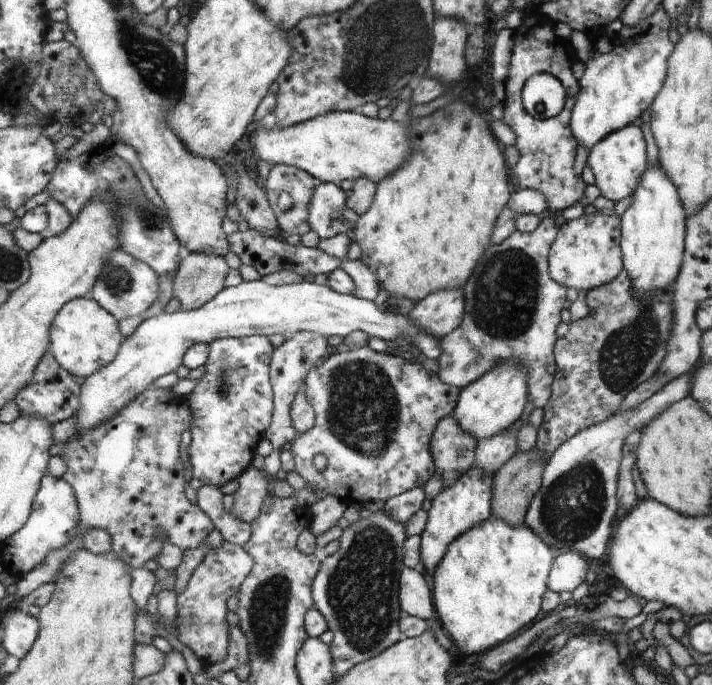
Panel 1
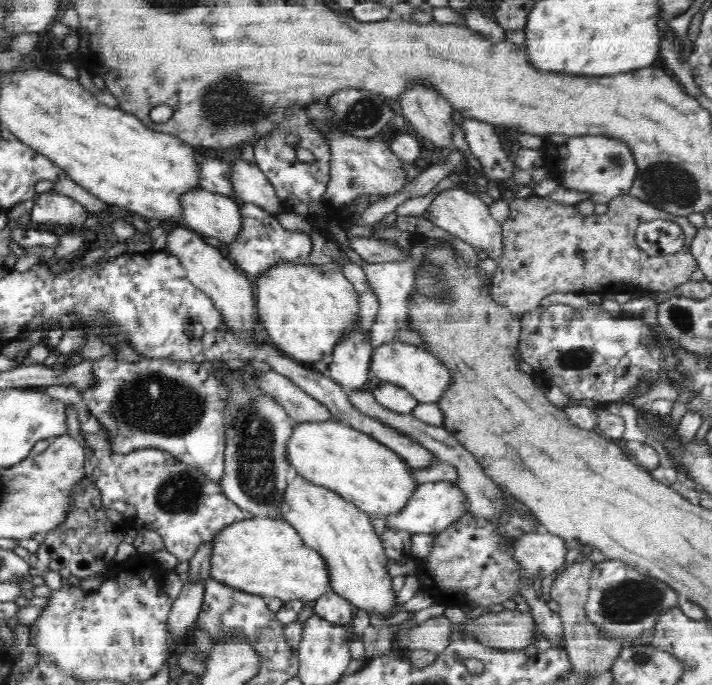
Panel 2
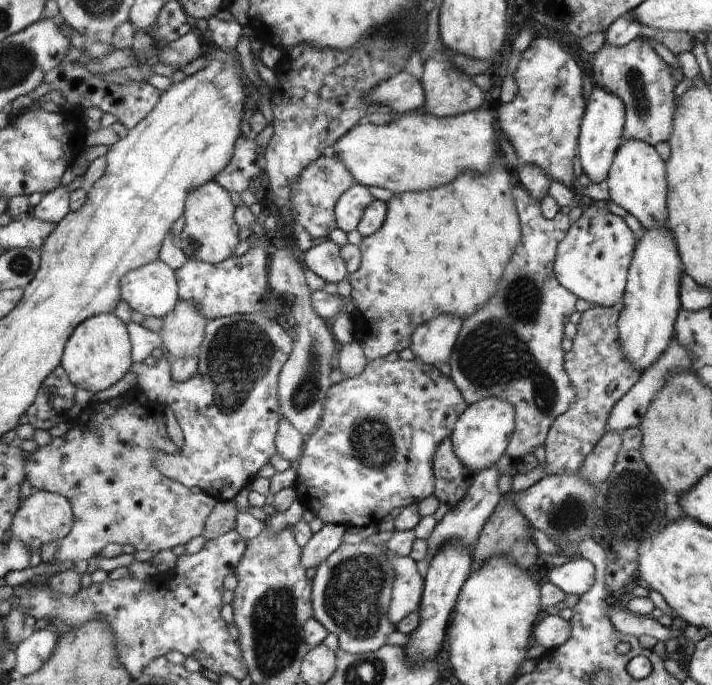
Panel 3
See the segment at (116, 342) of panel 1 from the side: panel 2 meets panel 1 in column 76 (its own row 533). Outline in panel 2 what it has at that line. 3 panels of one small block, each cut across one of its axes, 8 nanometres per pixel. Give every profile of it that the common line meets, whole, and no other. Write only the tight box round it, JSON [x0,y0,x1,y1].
[275,472,396,618]

